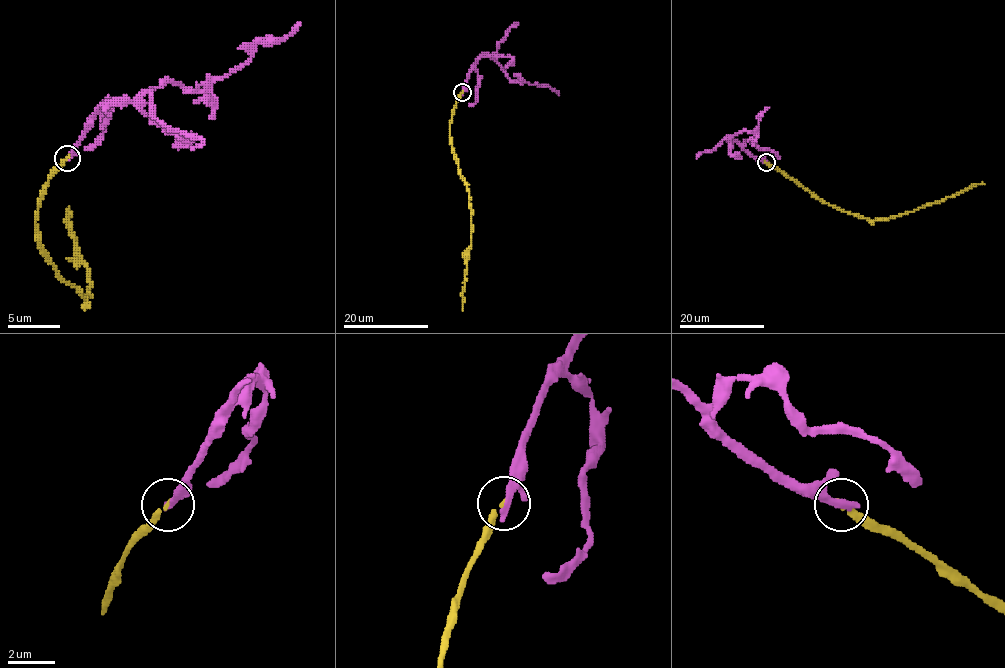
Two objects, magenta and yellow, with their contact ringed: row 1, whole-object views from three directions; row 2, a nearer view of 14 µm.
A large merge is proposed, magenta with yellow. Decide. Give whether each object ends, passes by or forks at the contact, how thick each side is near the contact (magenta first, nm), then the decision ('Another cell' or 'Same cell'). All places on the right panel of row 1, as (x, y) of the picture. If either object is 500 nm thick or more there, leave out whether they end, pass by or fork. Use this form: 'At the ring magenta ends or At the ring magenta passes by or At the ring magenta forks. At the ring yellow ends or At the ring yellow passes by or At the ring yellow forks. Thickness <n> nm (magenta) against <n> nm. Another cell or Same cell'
At the ring magenta ends. At the ring yellow ends. Thickness 340 nm (magenta) against 200 nm. Another cell

